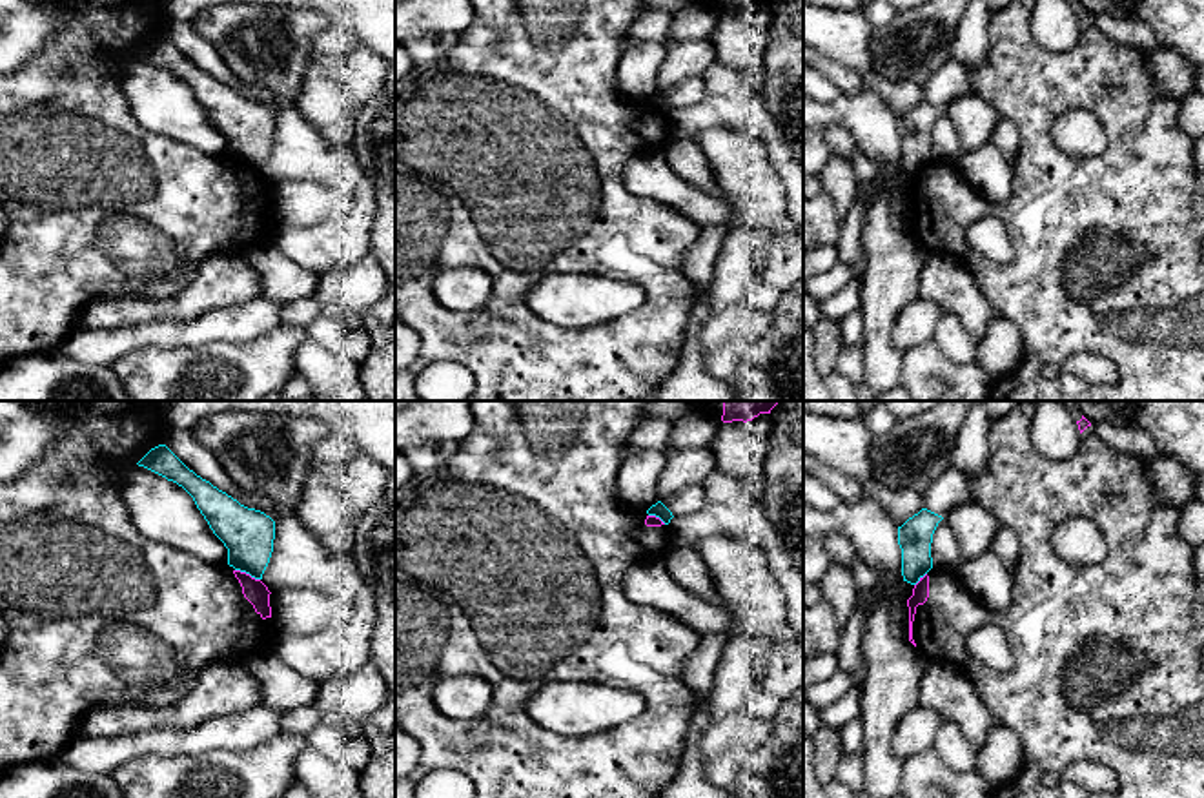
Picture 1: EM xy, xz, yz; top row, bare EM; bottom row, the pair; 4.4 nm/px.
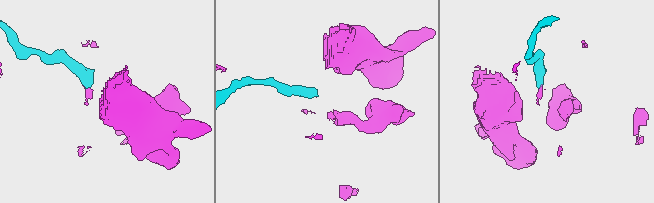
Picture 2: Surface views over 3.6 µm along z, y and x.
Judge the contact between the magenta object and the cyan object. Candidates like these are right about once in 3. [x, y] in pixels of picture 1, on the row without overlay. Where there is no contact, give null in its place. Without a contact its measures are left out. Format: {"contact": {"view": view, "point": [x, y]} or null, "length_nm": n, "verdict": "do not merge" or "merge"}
{"contact": {"view": "xy", "point": [248, 166]}, "length_nm": 120, "verdict": "do not merge"}

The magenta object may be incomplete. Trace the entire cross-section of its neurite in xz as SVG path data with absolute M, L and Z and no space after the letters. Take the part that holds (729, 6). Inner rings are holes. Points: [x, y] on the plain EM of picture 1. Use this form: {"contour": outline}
{"contour": "M694 0L696 4L710 4L714 9L719 9L723 15L732 13L752 13L760 5L770 5L772 0Z"}

